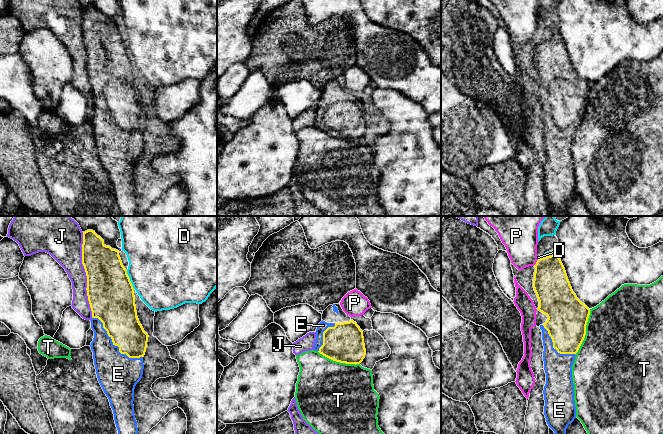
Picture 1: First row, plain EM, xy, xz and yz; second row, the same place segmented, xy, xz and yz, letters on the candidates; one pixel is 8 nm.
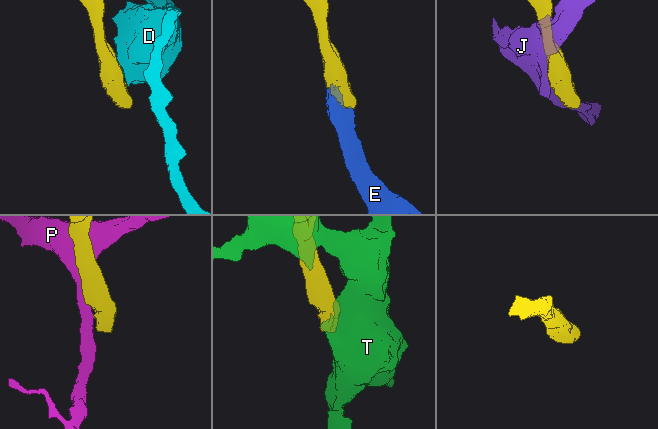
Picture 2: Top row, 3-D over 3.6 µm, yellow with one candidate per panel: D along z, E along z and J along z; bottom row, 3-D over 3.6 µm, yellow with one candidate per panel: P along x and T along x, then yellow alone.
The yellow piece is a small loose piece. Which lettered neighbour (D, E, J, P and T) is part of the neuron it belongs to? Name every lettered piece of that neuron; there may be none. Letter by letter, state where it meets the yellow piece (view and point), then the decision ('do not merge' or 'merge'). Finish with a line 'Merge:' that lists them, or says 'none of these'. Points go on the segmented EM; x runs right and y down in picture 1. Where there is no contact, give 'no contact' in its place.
D: contact xy (129, 279); do not merge
E: contact xy (114, 344); merge
J: contact xy (86, 275); do not merge
P: contact yz (536, 262); do not merge
T: contact yz (585, 332); do not merge
Merge: E

